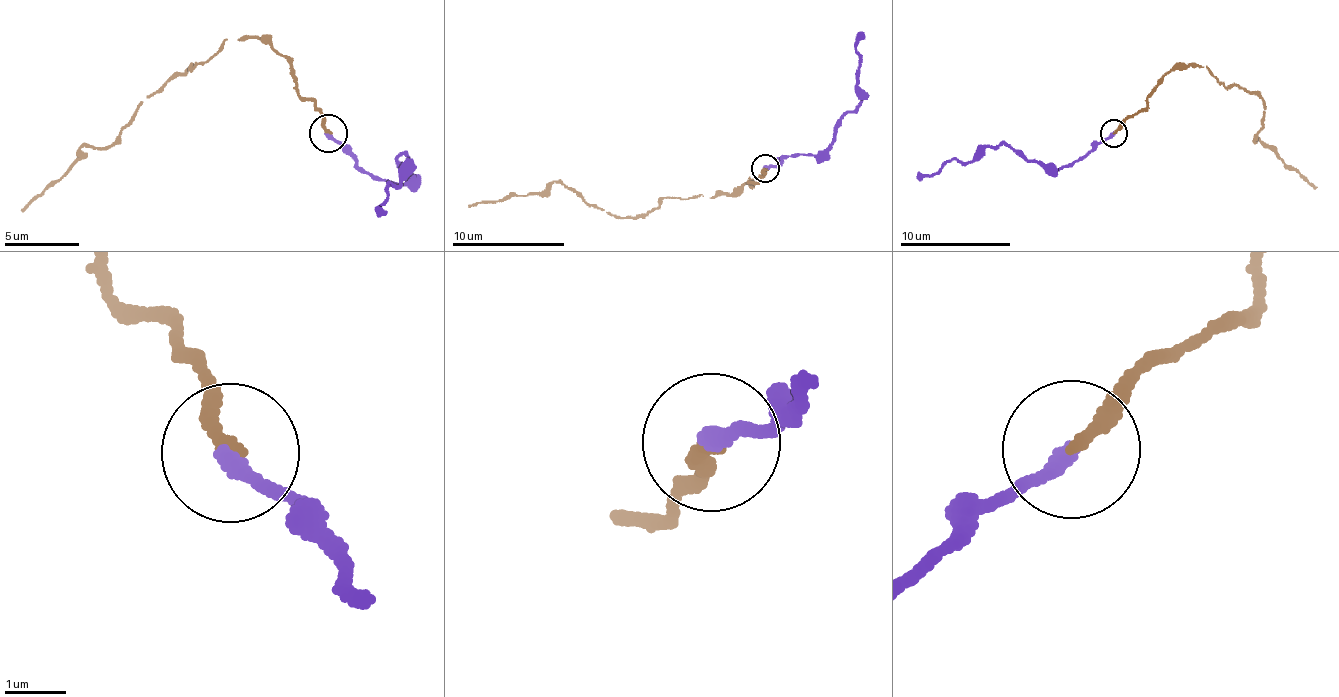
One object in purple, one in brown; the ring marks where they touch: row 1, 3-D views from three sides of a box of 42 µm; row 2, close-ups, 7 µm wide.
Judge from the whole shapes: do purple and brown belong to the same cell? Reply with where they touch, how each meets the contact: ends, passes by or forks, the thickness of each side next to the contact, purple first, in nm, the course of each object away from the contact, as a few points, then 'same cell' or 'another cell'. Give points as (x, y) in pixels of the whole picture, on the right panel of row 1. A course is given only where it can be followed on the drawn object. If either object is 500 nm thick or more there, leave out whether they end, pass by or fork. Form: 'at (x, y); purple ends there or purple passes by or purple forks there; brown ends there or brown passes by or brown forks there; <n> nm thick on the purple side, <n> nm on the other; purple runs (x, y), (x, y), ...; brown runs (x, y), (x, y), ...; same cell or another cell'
at (1113, 133); purple ends there; brown ends there; 240 nm thick on the purple side, 240 nm on the other; purple runs (1114, 134), (1083, 158), (1053, 169), (1001, 144), (985, 147), (970, 160), (952, 159), (933, 172), (917, 173); brown runs (1114, 134), (1145, 110), (1146, 96), (1162, 79), (1200, 65), (1225, 86), (1261, 96), (1257, 140), (1317, 188); same cell

